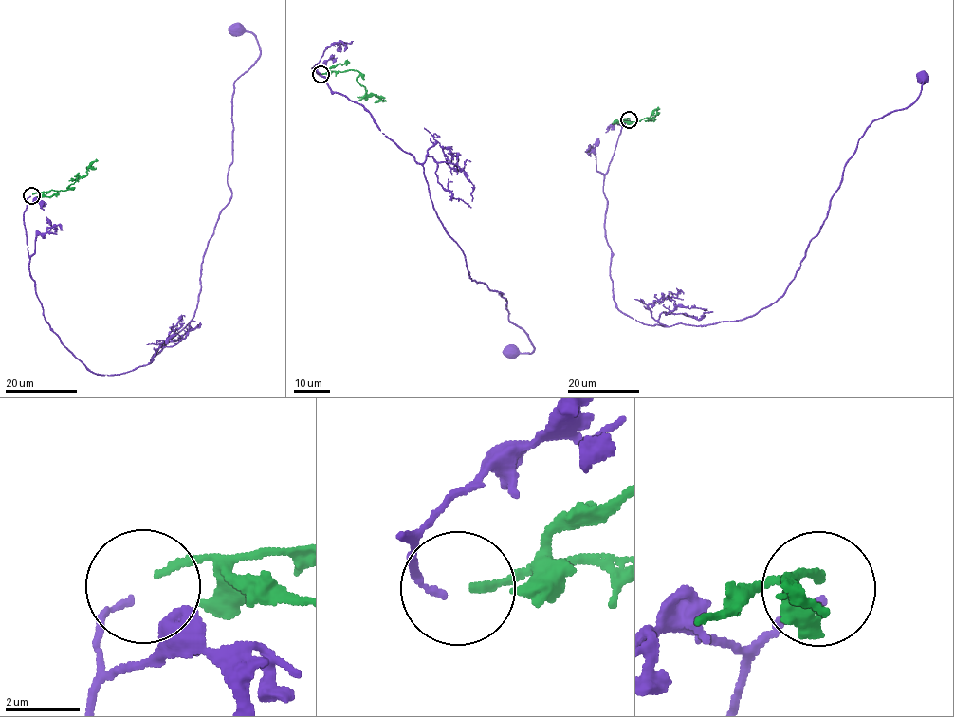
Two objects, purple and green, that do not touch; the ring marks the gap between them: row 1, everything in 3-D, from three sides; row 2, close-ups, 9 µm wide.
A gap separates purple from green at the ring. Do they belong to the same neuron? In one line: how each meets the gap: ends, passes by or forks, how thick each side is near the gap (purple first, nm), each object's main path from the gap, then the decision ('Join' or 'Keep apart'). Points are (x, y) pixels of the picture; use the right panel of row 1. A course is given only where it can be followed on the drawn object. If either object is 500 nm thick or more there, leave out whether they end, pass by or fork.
At the ring purple ends. At the ring green ends. Thickness 160 nm (purple) against 170 nm. Course of purple: (629, 120), (603, 192), (614, 301), (651, 326), (736, 321), (783, 293), (857, 140), (911, 104), (924, 78). Course of green: (629, 119), (624, 121), (650, 119), (654, 110), (659, 113). Join

